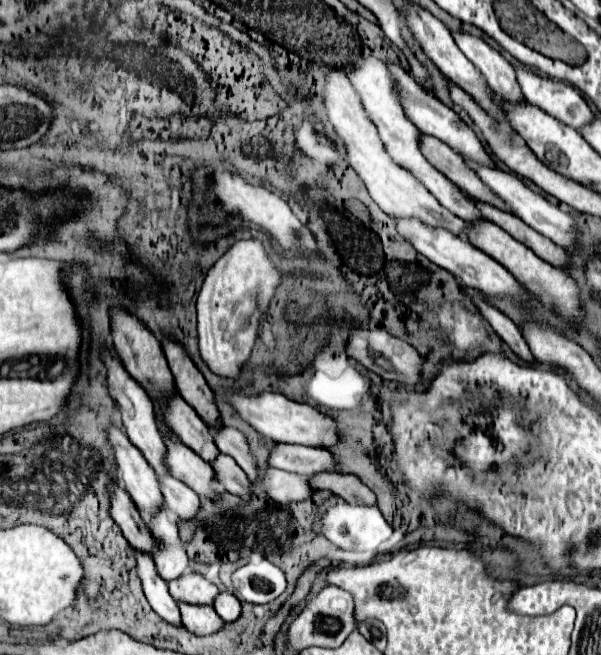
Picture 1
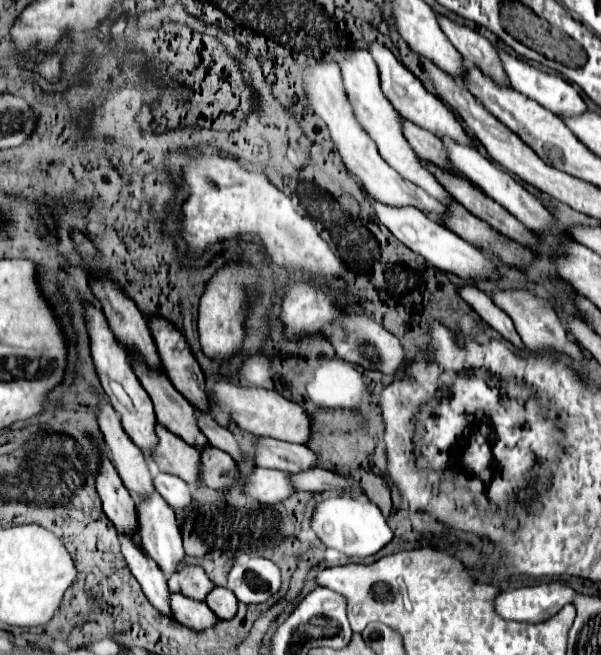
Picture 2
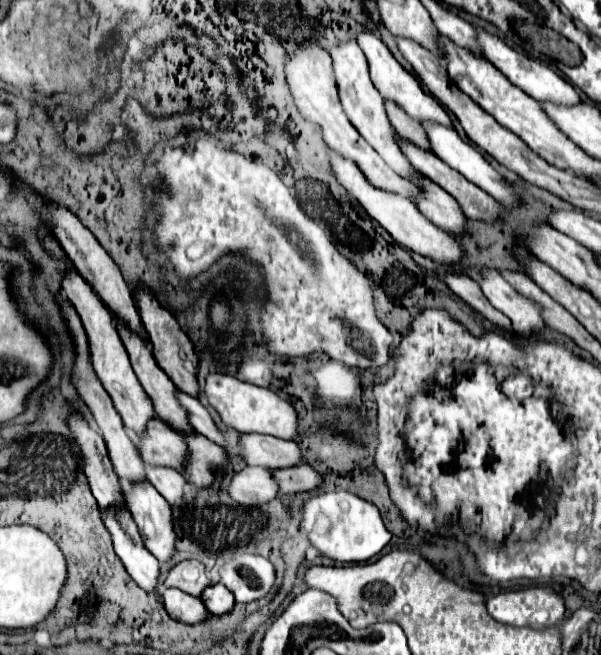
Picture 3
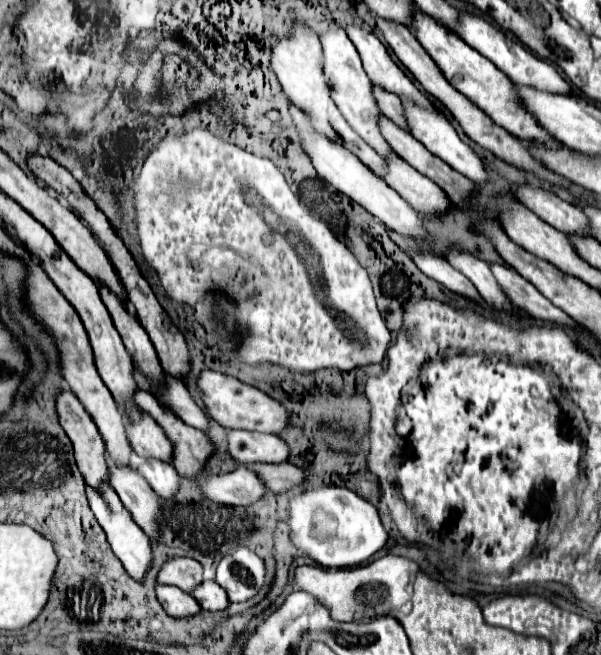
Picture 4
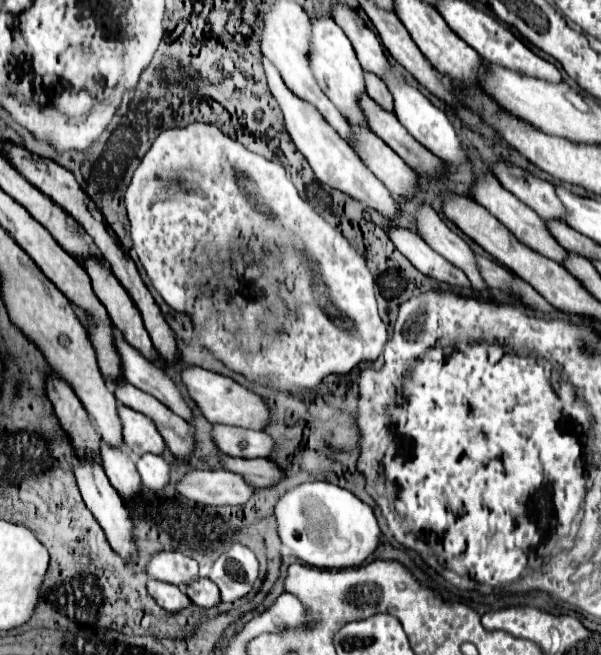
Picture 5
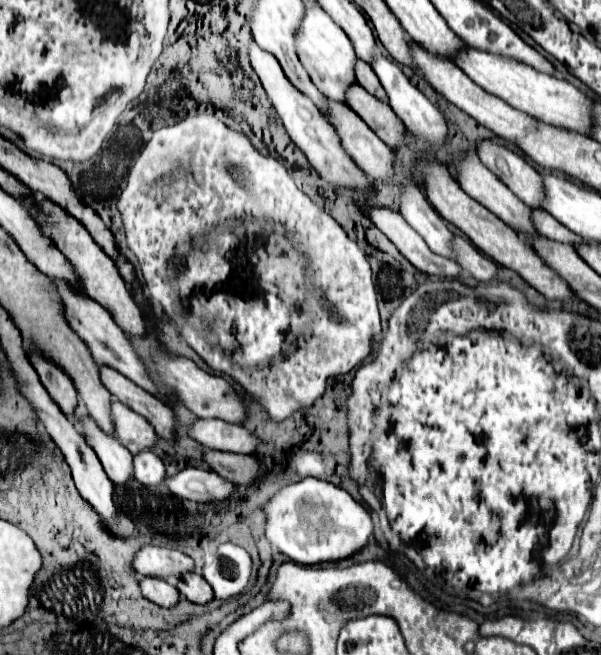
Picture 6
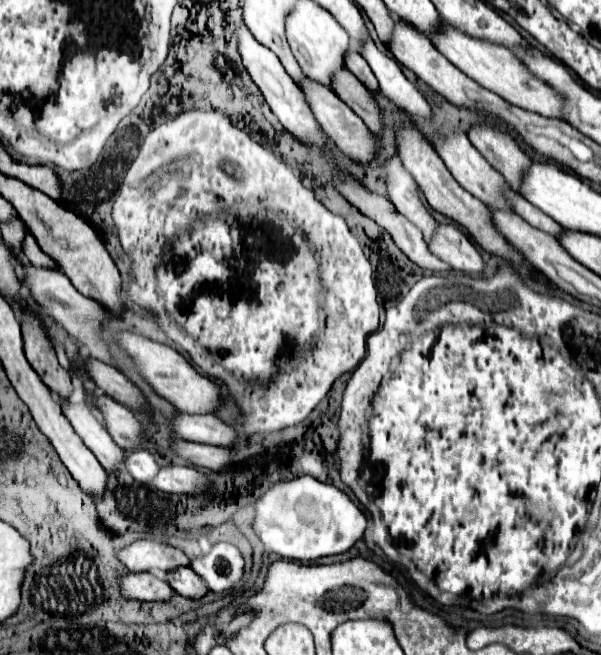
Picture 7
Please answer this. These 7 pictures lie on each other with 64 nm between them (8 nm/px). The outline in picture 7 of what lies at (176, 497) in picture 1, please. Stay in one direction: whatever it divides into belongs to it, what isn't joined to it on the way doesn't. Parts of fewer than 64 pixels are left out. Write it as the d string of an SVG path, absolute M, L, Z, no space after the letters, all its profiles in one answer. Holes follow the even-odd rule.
M134 450L126 458L126 470L132 474L134 480L148 484L148 482L154 480L160 466L156 464L154 456L148 450Z

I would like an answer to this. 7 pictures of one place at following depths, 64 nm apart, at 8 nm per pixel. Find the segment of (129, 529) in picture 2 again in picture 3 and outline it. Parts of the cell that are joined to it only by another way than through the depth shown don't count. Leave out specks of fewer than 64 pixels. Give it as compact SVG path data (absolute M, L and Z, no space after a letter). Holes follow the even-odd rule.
M80 414L70 416L70 428L80 444L84 456L84 472L100 508L110 510L124 506L124 494L102 436L94 428L90 428L90 424Z

